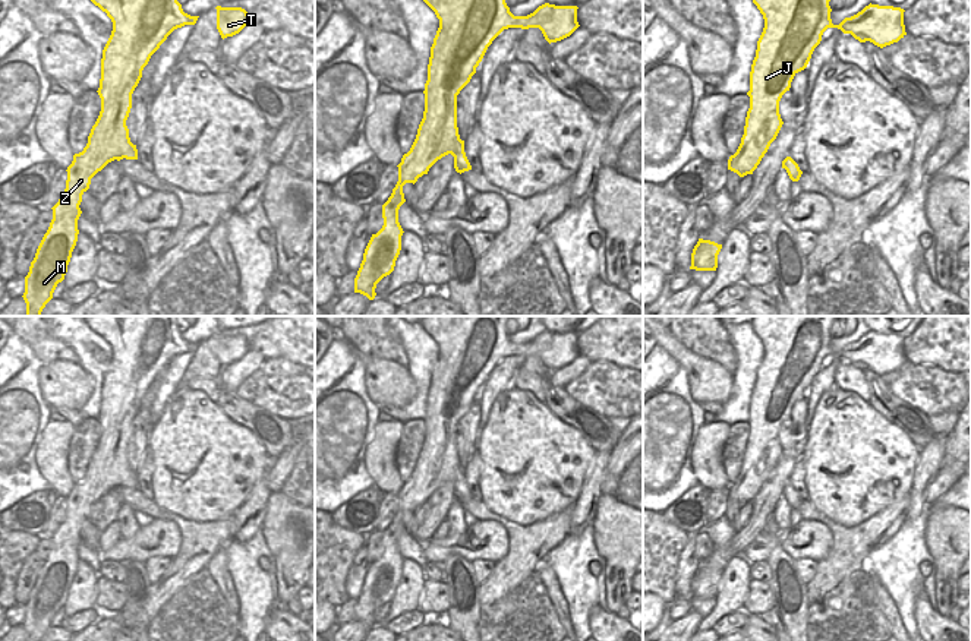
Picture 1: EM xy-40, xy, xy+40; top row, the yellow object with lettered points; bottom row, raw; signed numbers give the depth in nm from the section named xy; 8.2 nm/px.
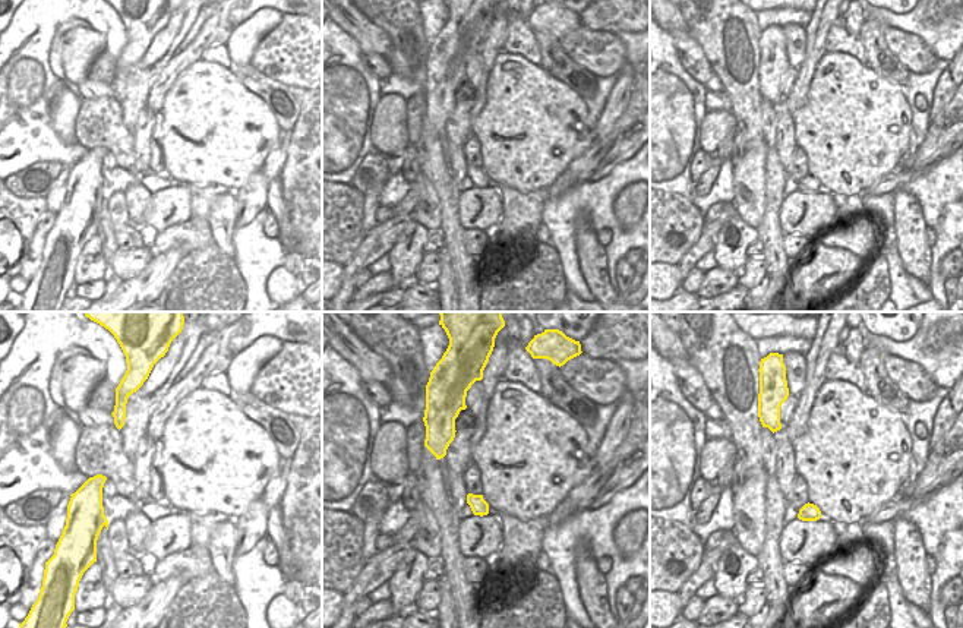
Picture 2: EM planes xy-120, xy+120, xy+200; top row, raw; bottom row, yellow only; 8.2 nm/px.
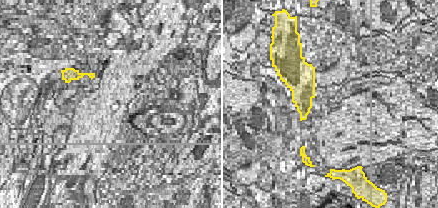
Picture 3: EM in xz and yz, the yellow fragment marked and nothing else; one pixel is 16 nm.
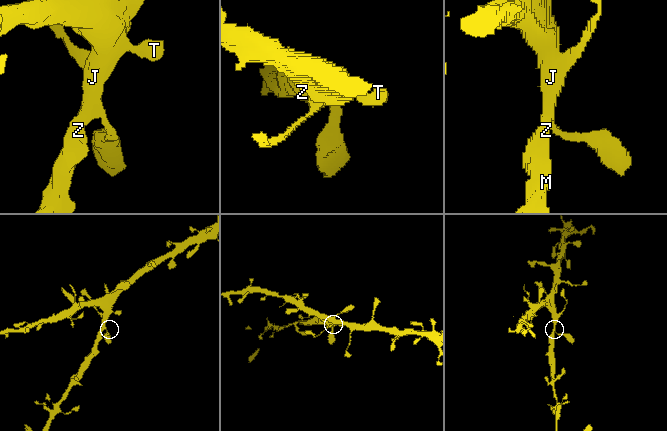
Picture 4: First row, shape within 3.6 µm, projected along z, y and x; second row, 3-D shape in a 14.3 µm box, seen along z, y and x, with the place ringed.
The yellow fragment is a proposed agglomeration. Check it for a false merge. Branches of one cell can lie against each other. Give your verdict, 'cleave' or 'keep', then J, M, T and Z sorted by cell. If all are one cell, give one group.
keep; groups J M T Z

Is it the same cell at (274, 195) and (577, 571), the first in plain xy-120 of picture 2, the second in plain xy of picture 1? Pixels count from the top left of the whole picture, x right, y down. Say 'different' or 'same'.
different

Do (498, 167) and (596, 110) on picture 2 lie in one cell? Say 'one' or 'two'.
two

